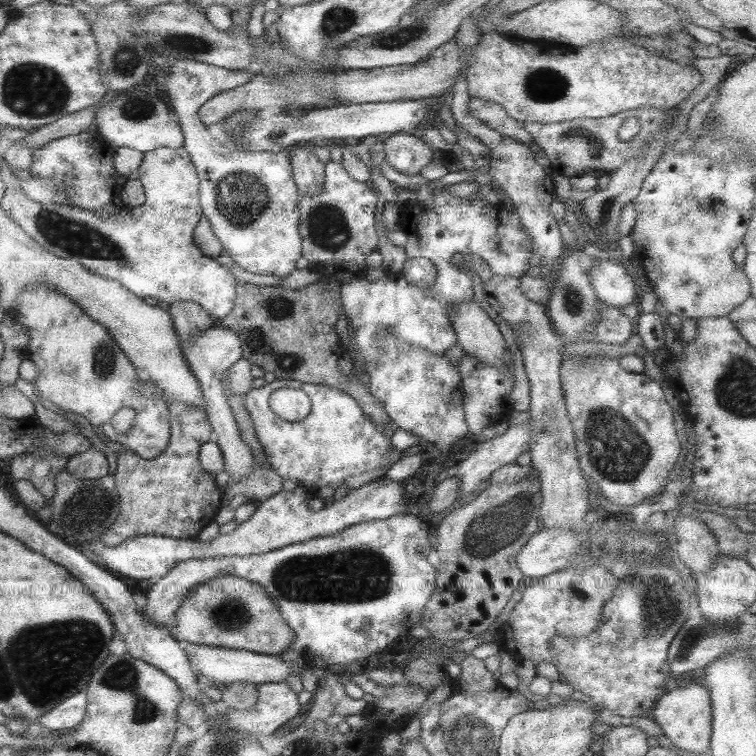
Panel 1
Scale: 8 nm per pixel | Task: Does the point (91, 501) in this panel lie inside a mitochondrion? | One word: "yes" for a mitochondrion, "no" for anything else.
yes

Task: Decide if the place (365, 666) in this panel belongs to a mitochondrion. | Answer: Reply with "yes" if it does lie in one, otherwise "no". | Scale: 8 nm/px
no

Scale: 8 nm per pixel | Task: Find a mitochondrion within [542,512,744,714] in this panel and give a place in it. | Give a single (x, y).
(659, 611)

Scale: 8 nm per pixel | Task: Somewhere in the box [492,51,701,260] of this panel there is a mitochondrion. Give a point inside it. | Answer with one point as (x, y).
(543, 85)

